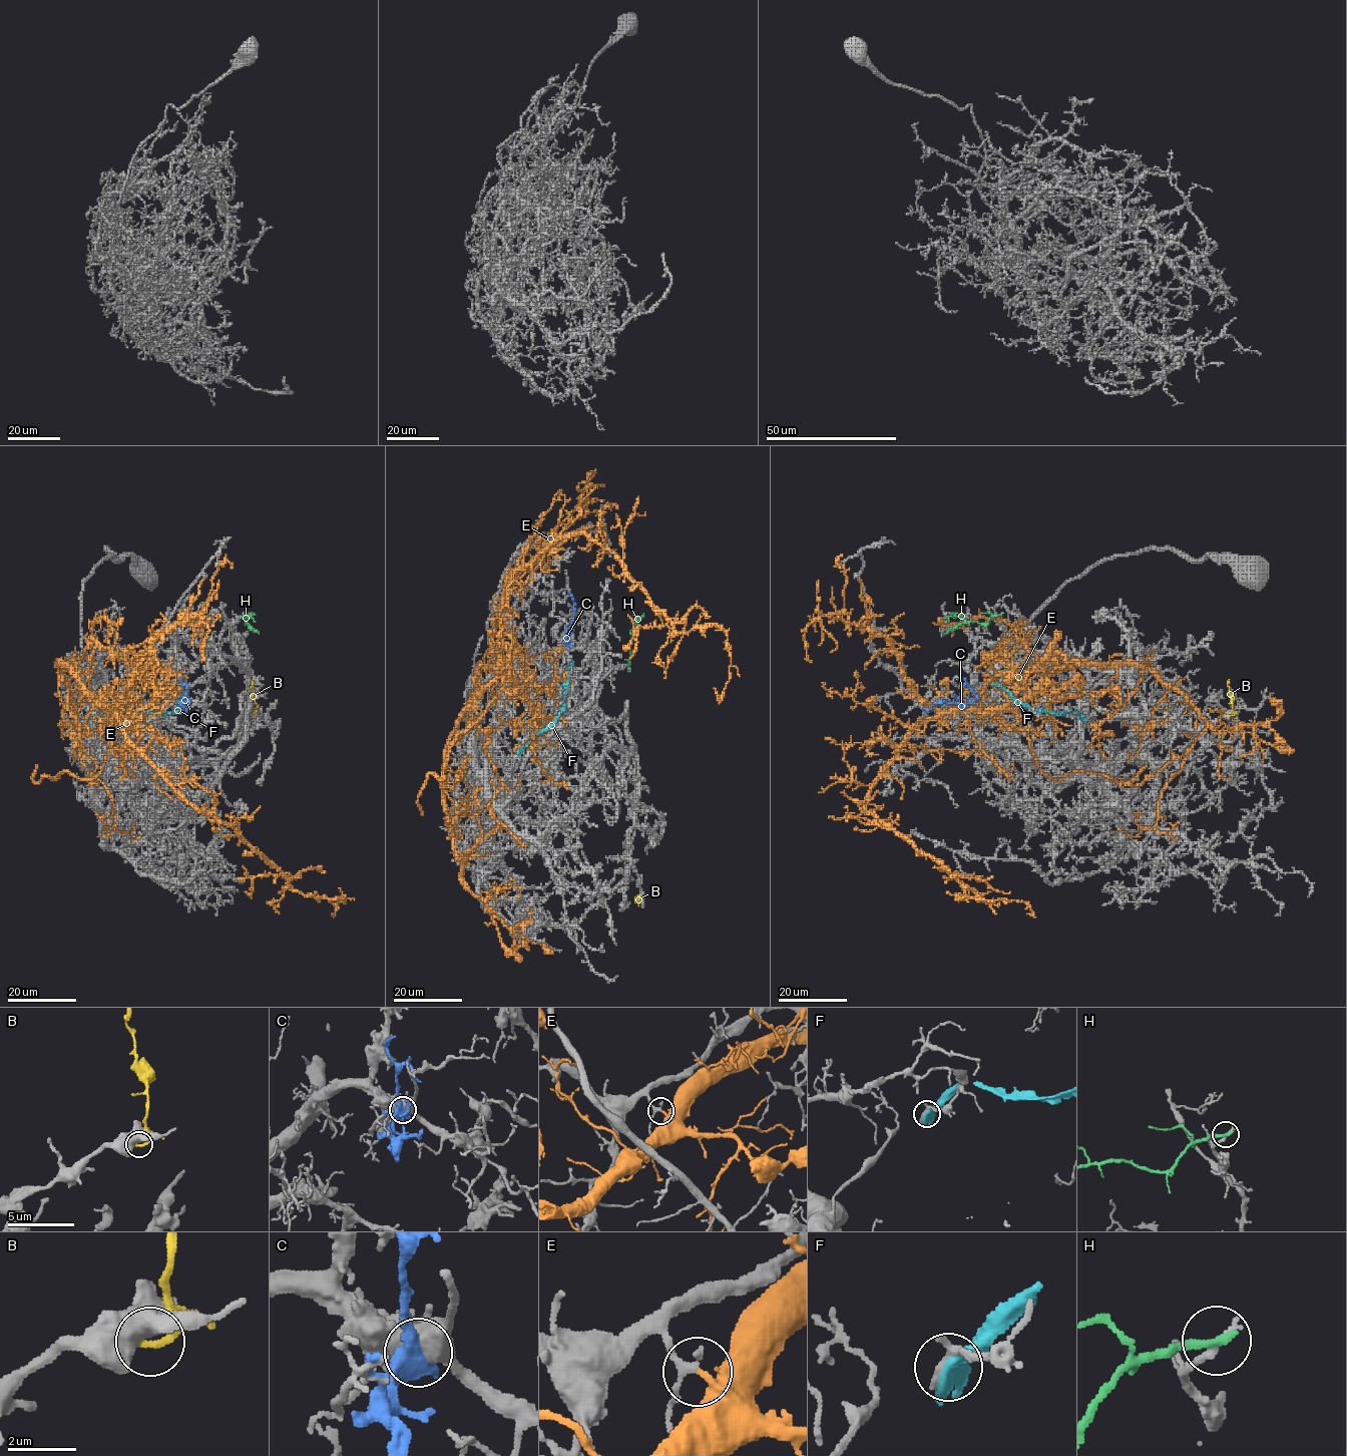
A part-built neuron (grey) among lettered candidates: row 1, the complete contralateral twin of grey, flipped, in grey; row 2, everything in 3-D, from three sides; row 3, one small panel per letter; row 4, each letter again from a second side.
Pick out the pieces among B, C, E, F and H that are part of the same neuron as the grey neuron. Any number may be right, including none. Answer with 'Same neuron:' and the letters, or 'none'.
Same neuron: none

